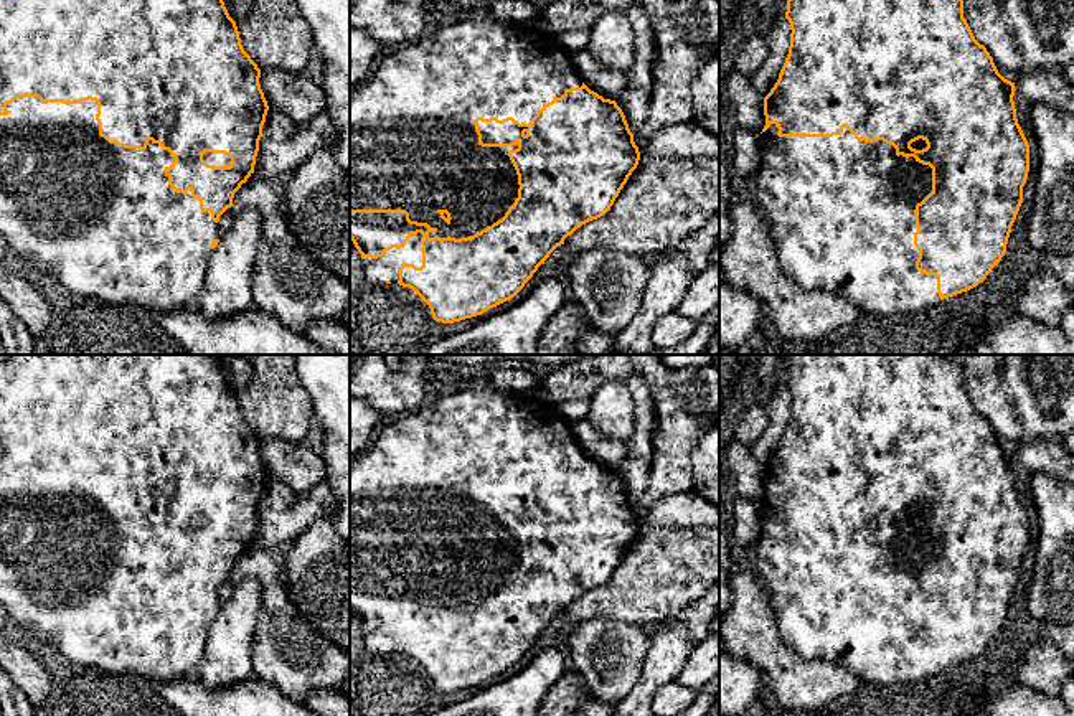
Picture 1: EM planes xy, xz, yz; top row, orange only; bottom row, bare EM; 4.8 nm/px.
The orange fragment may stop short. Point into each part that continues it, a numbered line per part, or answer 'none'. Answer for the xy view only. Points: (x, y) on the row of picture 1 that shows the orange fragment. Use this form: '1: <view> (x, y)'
1: xy (103, 220)

